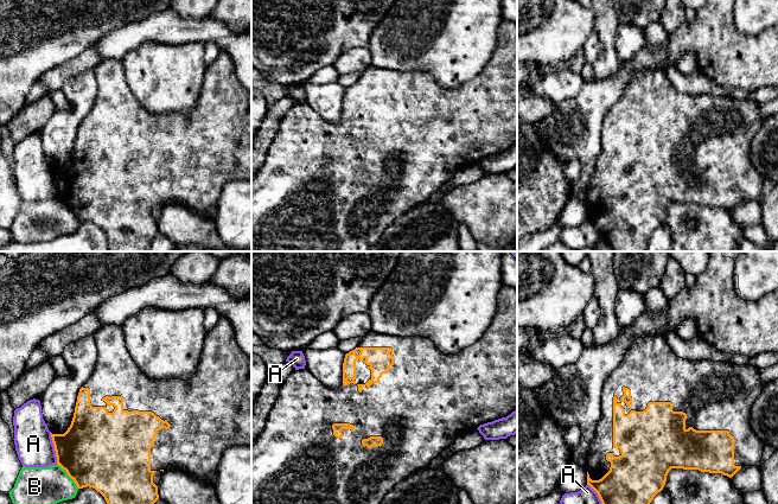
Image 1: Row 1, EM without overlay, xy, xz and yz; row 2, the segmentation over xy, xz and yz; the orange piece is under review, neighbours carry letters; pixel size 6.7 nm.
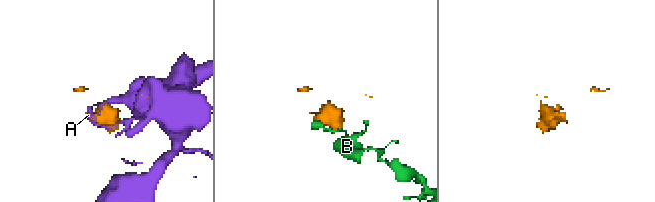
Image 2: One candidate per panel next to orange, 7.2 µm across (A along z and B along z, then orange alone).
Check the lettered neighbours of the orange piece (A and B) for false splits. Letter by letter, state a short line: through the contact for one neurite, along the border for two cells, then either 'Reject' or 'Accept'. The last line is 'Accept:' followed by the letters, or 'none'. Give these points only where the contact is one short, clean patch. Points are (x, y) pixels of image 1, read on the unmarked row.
A: Reject
B: Reject
Accept: none

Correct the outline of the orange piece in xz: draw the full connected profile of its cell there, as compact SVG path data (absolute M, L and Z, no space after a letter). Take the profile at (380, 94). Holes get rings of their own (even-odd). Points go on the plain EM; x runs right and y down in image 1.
M502 20L497 30L497 46L484 70L458 88L445 89L425 71L398 71L370 66L359 79L345 89L343 119L327 122L306 103L294 104L280 122L278 134L266 159L251 179L251 251L369 251L384 230L408 210L425 203L441 189L459 166L477 164L480 159L506 152L517 145L517 24Z

